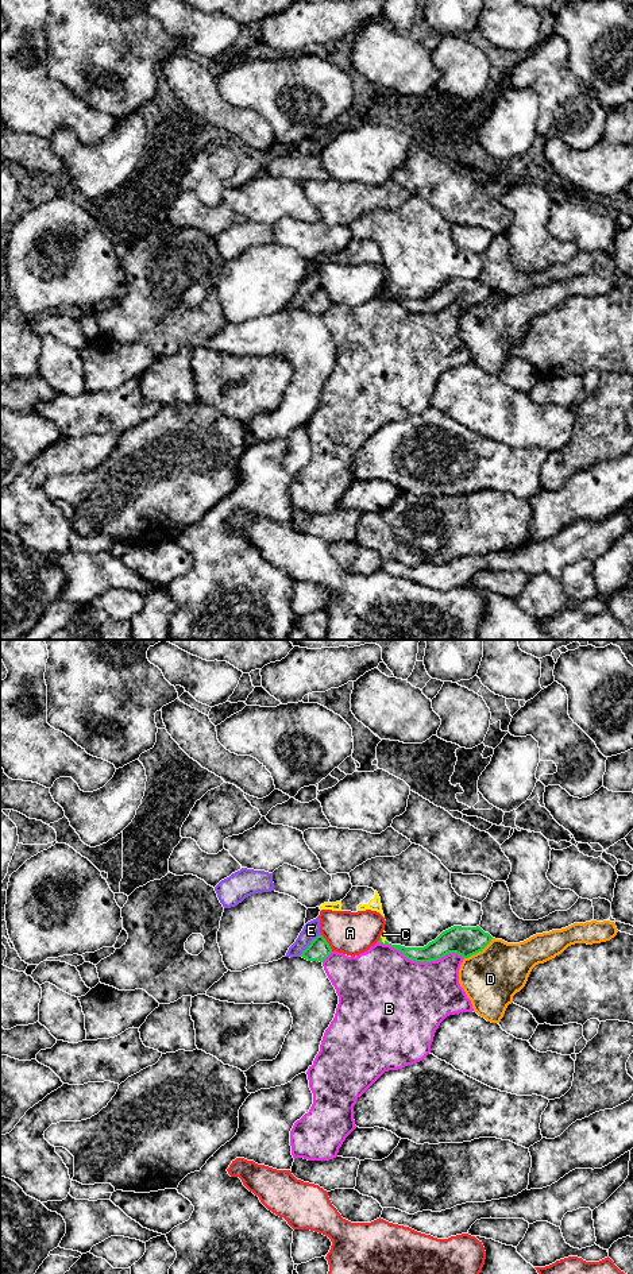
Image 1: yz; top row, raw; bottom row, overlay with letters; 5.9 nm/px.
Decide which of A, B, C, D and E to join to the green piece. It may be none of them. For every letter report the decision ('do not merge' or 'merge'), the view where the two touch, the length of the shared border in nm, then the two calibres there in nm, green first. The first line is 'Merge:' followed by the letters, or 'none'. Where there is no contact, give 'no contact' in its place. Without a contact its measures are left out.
Merge: none
A: do not merge; contact in yz; length 130 nm; calibres 130 and 260 nm
B: do not merge; contact in yz; length 500 nm; calibres 160 and 480 nm
C: do not merge; contact in yz; length 50 nm; calibres 100 and 30 nm
D: do not merge; contact in yz; length 220 nm; calibres 180 and 340 nm
E: do not merge; contact in yz; length 190 nm; calibres 130 and 100 nm

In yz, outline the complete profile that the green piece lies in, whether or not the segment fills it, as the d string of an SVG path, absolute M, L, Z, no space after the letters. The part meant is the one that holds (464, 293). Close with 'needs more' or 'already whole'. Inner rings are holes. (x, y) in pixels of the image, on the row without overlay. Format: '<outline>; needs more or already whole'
M453 278L453 279L451 279L451 281L445 282L445 283L443 283L435 293L429 294L429 296L428 296L426 298L424 298L424 300L405 300L405 298L401 298L401 297L391 297L391 296L389 296L387 293L385 293L383 297L390 297L391 300L400 302L408 312L412 312L412 313L416 313L416 314L431 314L431 313L437 313L437 312L443 310L444 308L447 308L447 306L449 306L449 305L456 305L456 306L462 308L463 310L468 310L468 309L471 309L471 308L474 308L474 306L482 304L482 302L491 294L491 292L493 292L493 289L491 289L489 285L485 285L479 278L476 278L476 279Z; already whole

